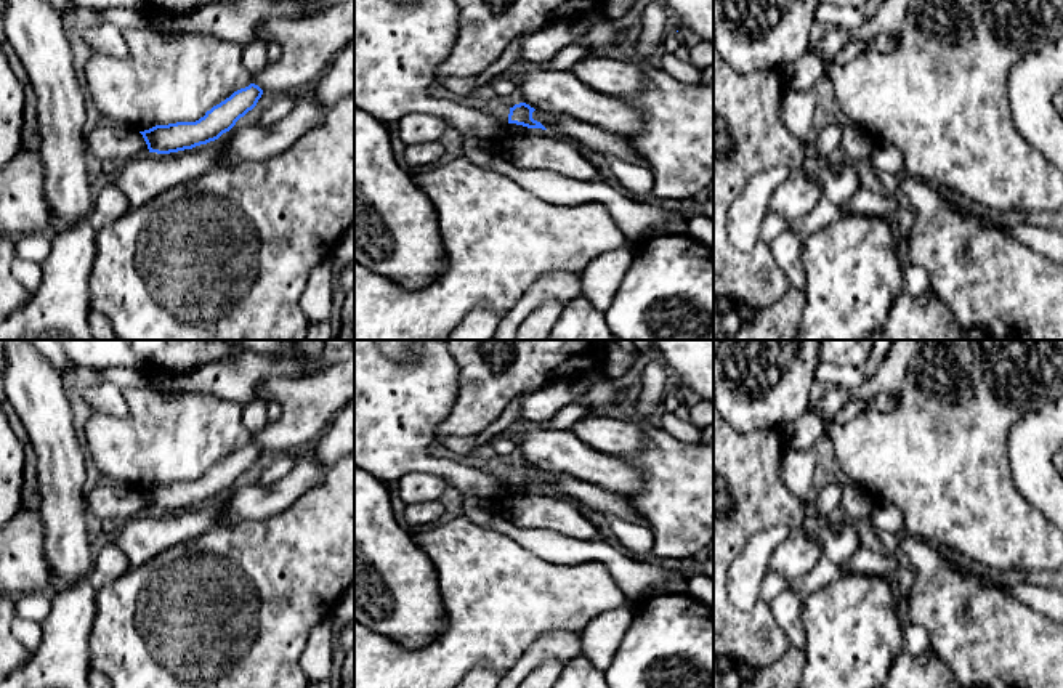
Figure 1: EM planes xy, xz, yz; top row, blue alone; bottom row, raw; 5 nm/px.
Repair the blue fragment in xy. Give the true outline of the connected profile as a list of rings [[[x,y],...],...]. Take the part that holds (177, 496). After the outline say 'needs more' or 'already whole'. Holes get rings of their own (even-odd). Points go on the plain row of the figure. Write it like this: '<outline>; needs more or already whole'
[[[250,443],[213,465],[196,481],[156,484],[139,492],[143,494],[149,512],[170,513],[192,508],[215,500],[223,492],[229,491],[240,476],[257,465],[261,454],[263,449],[258,444]]]; already whole

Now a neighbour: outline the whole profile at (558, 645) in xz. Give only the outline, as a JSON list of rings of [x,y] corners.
[[[548,632],[536,638],[521,659],[503,674],[499,688],[518,688],[524,677],[542,661],[552,659],[564,664],[580,654],[580,648],[580,640],[572,632]]]

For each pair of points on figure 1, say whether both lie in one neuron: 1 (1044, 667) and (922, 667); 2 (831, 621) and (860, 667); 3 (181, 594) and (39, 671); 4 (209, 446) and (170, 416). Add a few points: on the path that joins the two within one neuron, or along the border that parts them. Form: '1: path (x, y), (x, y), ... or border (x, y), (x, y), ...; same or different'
1: border (930, 645), (932, 651), (951, 671); different
2: path (842, 632), (850, 640), (850, 656); same
3: border (97, 608), (88, 637), (90, 669); different
4: path (199, 437), (180, 425); same

